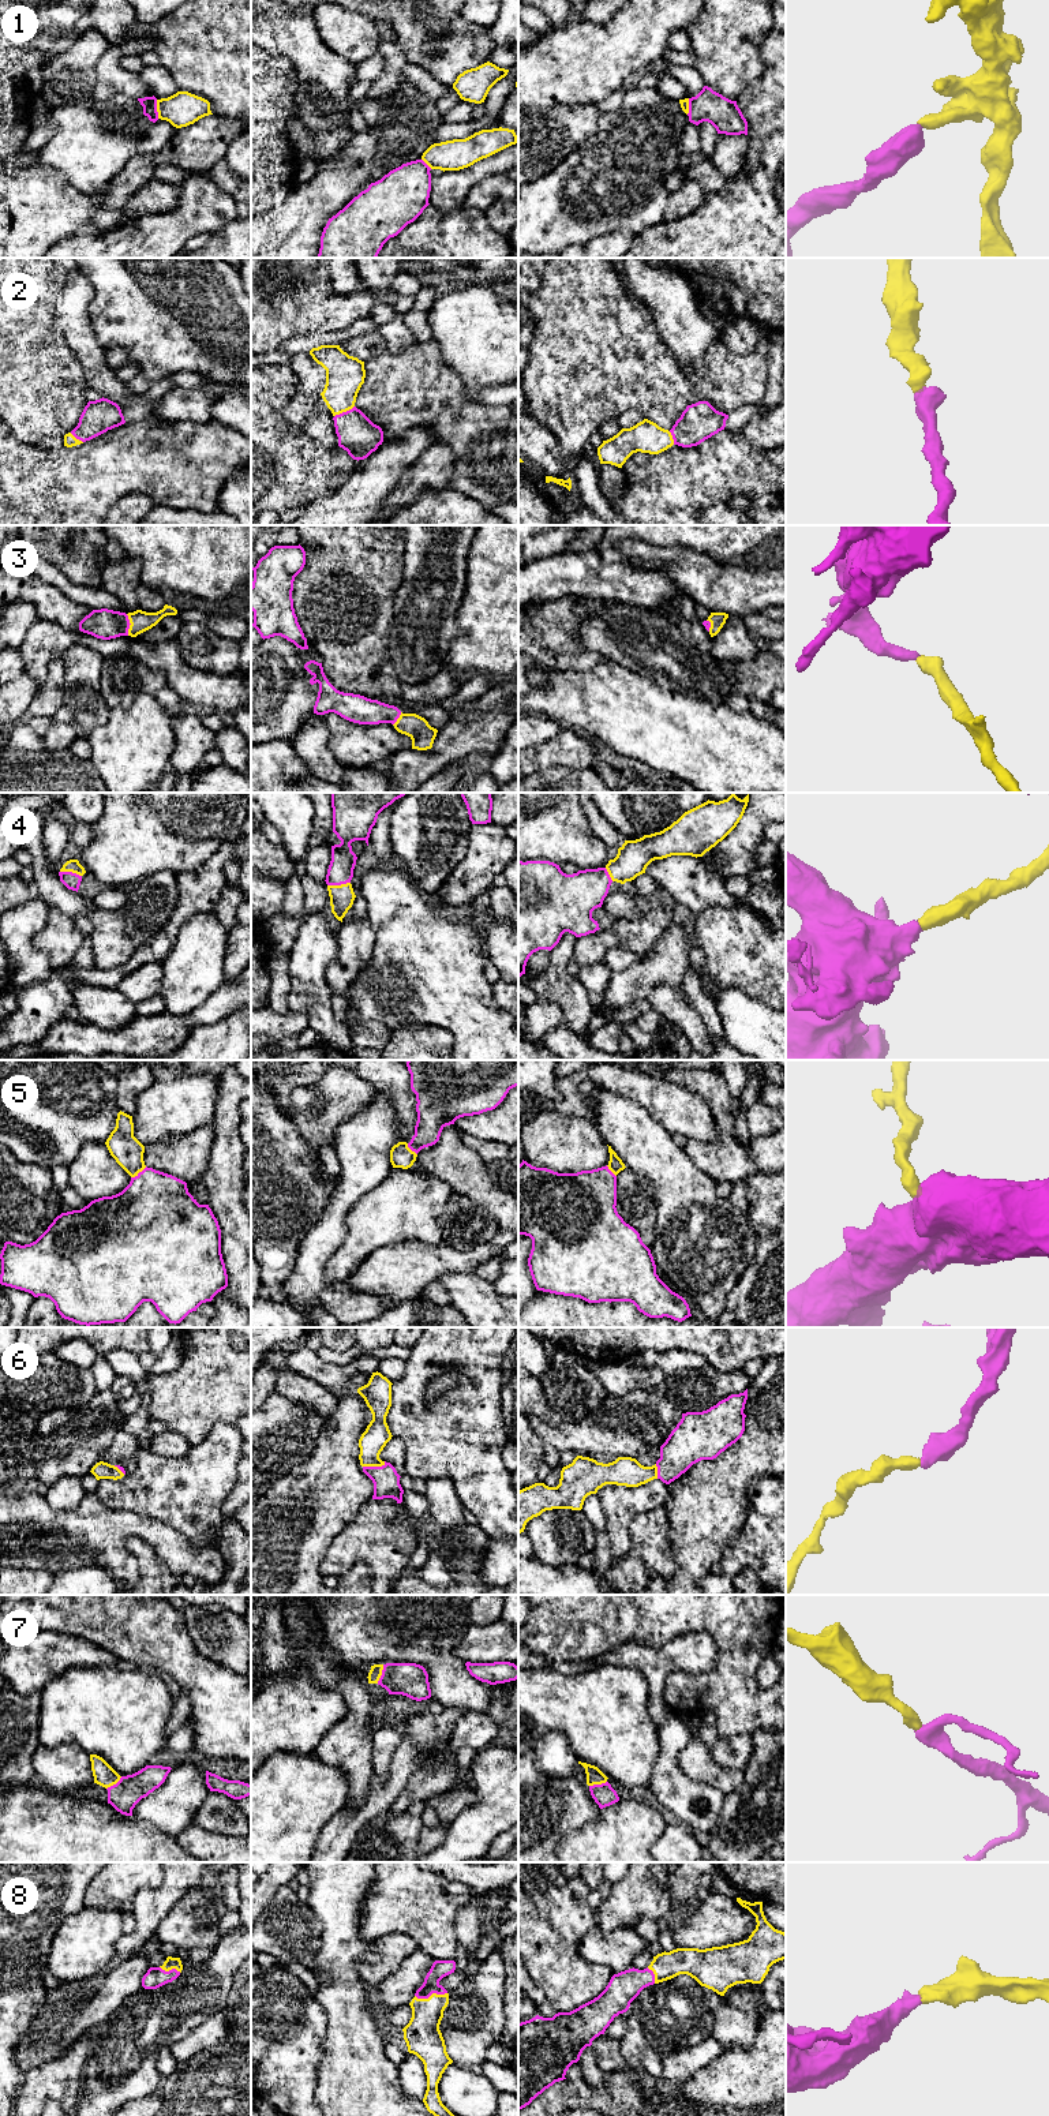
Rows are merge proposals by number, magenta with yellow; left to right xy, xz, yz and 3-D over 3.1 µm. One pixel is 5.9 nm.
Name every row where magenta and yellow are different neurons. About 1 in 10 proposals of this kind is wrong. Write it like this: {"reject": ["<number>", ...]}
{"reject": ["1"]}

